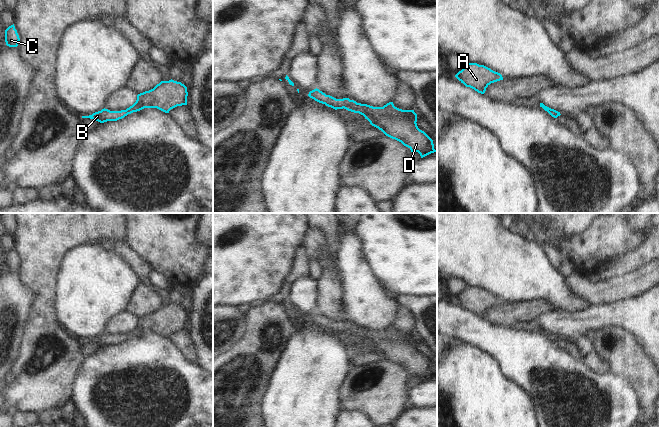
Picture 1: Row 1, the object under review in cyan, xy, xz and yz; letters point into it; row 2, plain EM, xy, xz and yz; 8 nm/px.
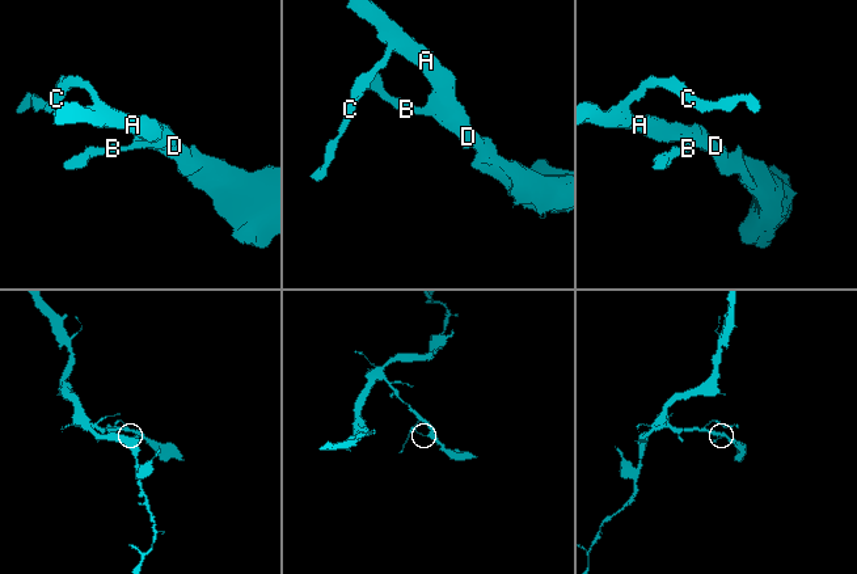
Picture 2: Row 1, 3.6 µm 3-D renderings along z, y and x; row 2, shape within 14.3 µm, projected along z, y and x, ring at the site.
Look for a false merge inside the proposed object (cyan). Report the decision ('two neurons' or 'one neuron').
one neuron

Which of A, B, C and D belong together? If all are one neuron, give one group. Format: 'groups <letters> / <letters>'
groups A B C D

